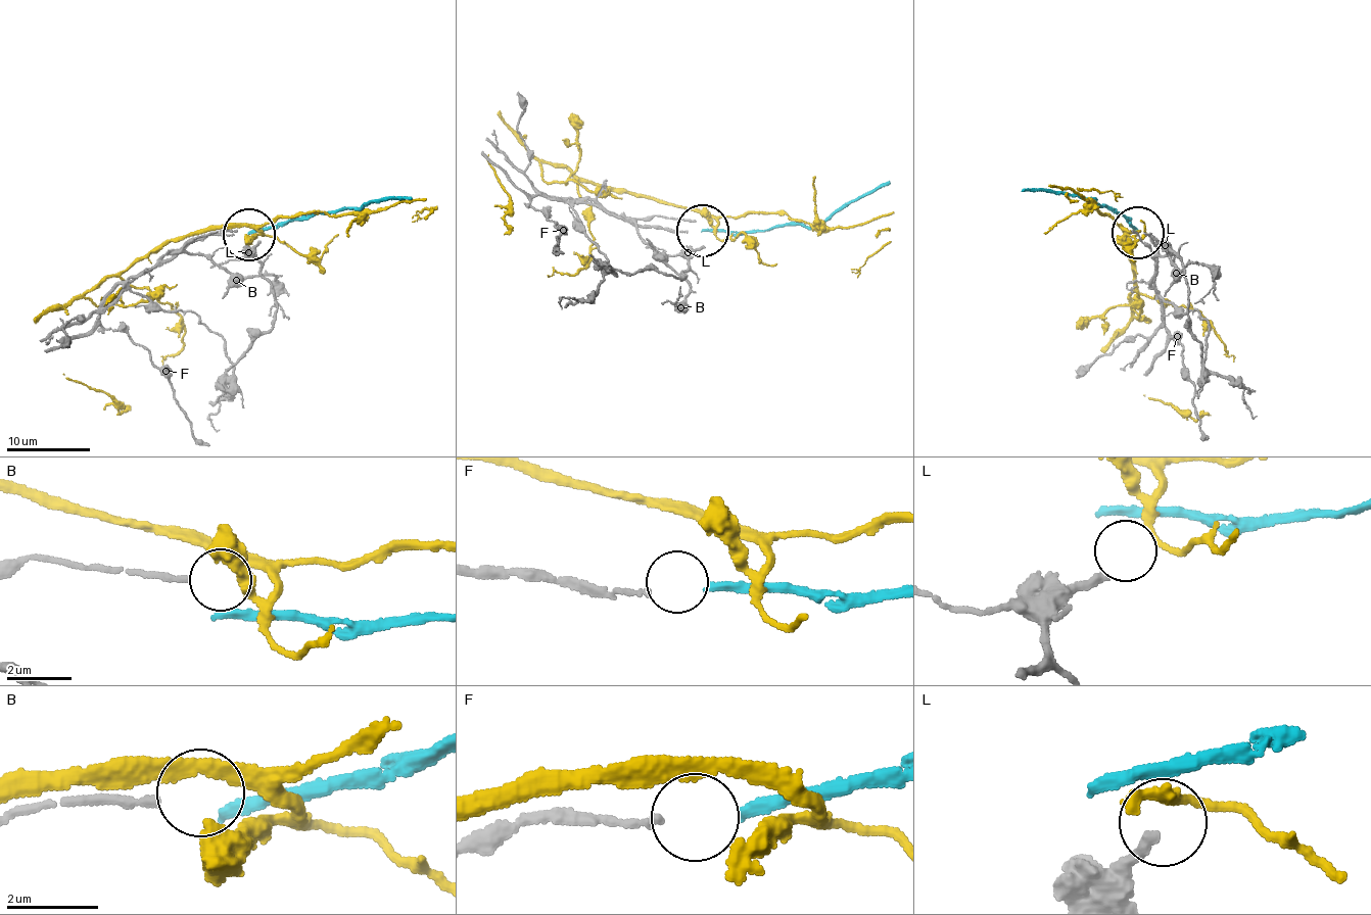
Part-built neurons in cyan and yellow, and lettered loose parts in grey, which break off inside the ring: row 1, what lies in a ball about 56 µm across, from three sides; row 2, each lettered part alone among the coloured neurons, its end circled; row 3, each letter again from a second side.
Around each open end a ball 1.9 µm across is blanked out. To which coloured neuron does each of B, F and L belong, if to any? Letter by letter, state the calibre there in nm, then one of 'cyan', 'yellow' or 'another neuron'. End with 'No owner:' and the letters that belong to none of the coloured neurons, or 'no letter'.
B: calibre 200 nm; another neuron
F: calibre 150 nm; cyan
L: calibre 260 nm; yellow
No owner: B

